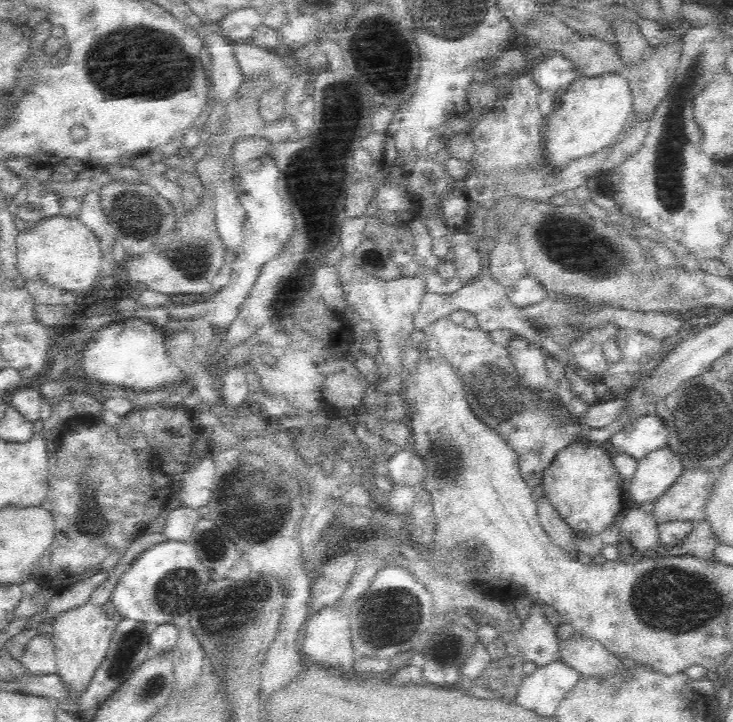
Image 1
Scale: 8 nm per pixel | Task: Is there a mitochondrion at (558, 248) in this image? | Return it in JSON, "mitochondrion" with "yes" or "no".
{"mitochondrion":"yes"}

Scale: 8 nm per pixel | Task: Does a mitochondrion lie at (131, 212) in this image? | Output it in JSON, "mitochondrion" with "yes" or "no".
{"mitochondrion":"yes"}

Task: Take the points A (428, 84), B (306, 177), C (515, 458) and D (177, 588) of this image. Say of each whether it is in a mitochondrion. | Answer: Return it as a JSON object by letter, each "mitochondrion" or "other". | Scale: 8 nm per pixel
{"A":"other","B":"mitochondrion","C":"other","D":"mitochondrion"}

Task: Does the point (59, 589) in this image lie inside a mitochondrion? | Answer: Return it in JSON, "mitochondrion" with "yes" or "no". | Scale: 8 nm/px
{"mitochondrion":"no"}

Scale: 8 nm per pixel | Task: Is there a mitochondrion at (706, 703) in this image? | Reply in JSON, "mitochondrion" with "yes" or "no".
{"mitochondrion":"no"}

